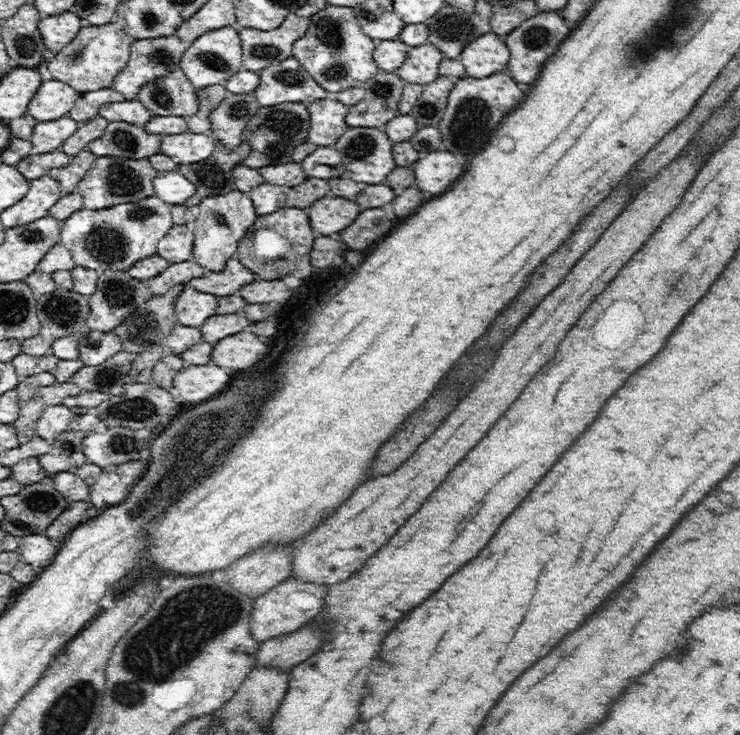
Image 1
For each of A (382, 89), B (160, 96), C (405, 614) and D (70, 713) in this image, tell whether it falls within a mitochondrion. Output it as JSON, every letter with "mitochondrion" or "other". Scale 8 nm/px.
{"A":"mitochondrion","B":"mitochondrion","C":"other","D":"mitochondrion"}

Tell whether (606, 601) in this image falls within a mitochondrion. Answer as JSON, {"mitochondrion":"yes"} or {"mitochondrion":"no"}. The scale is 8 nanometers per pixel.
{"mitochondrion":"no"}

